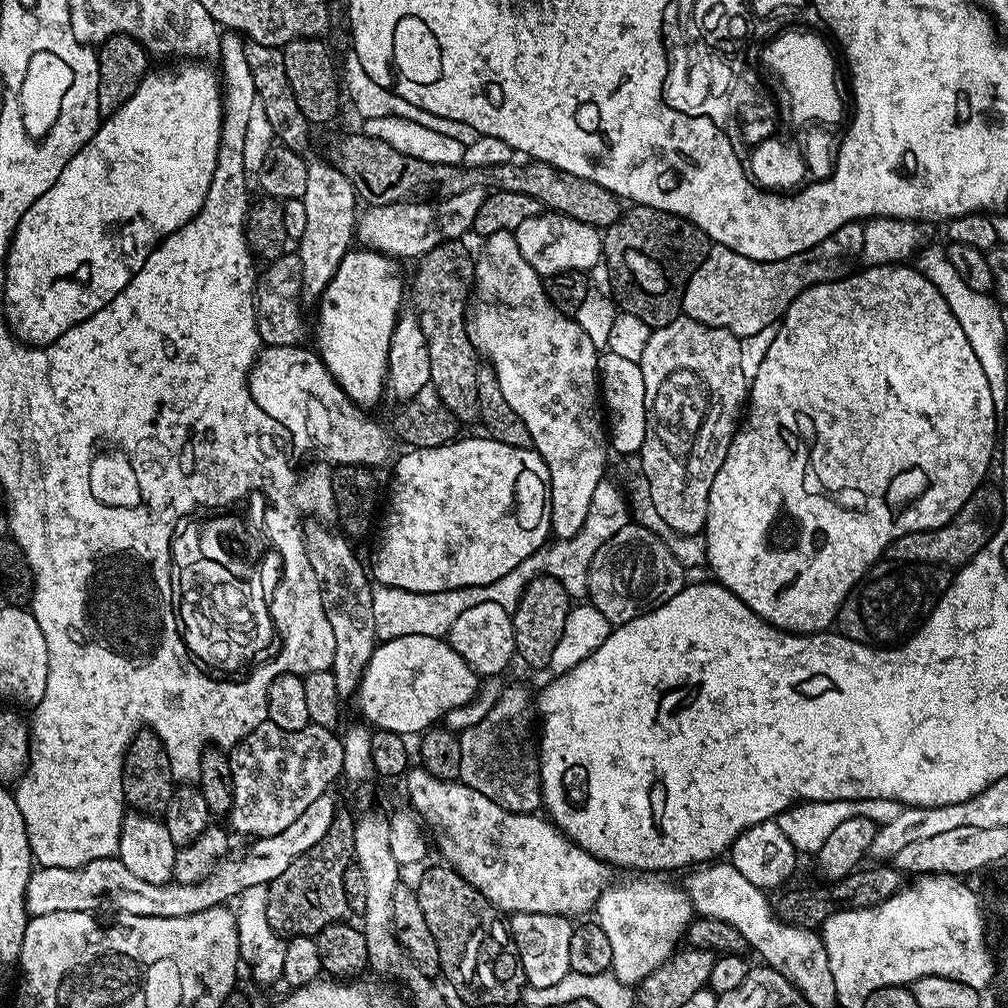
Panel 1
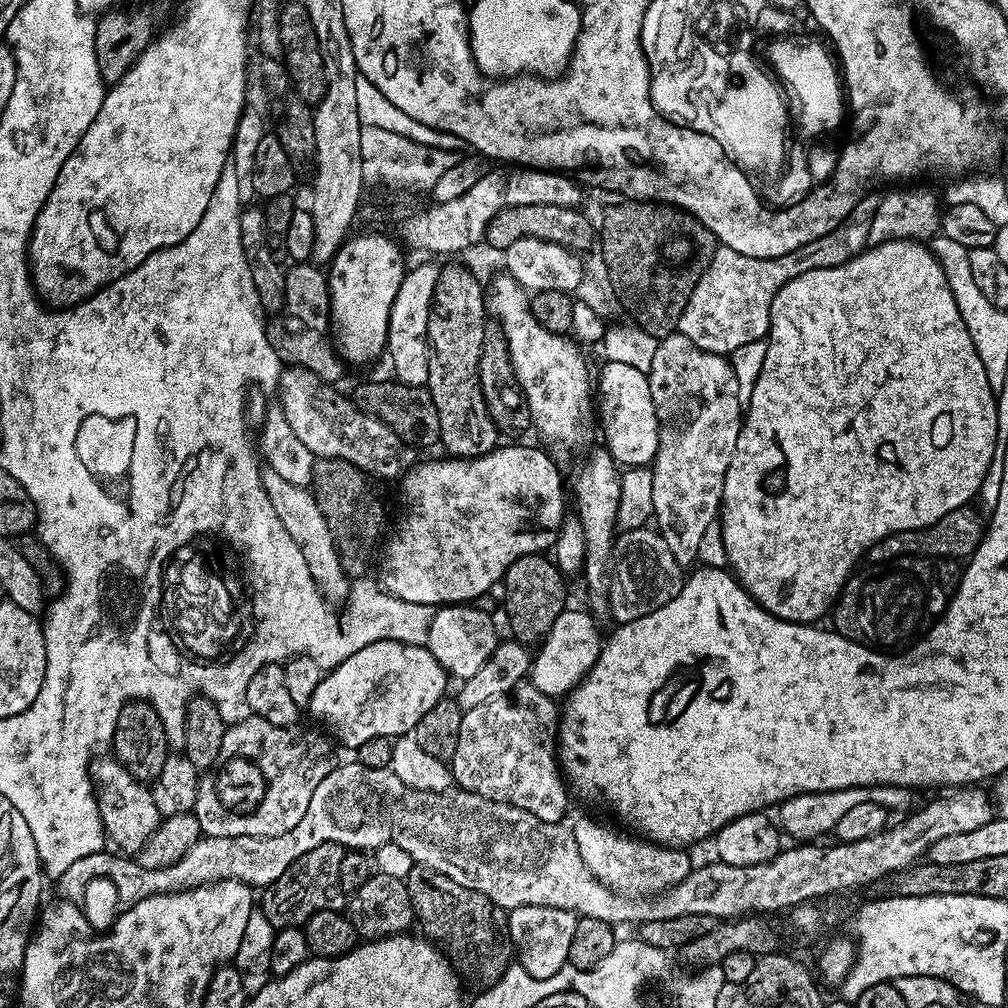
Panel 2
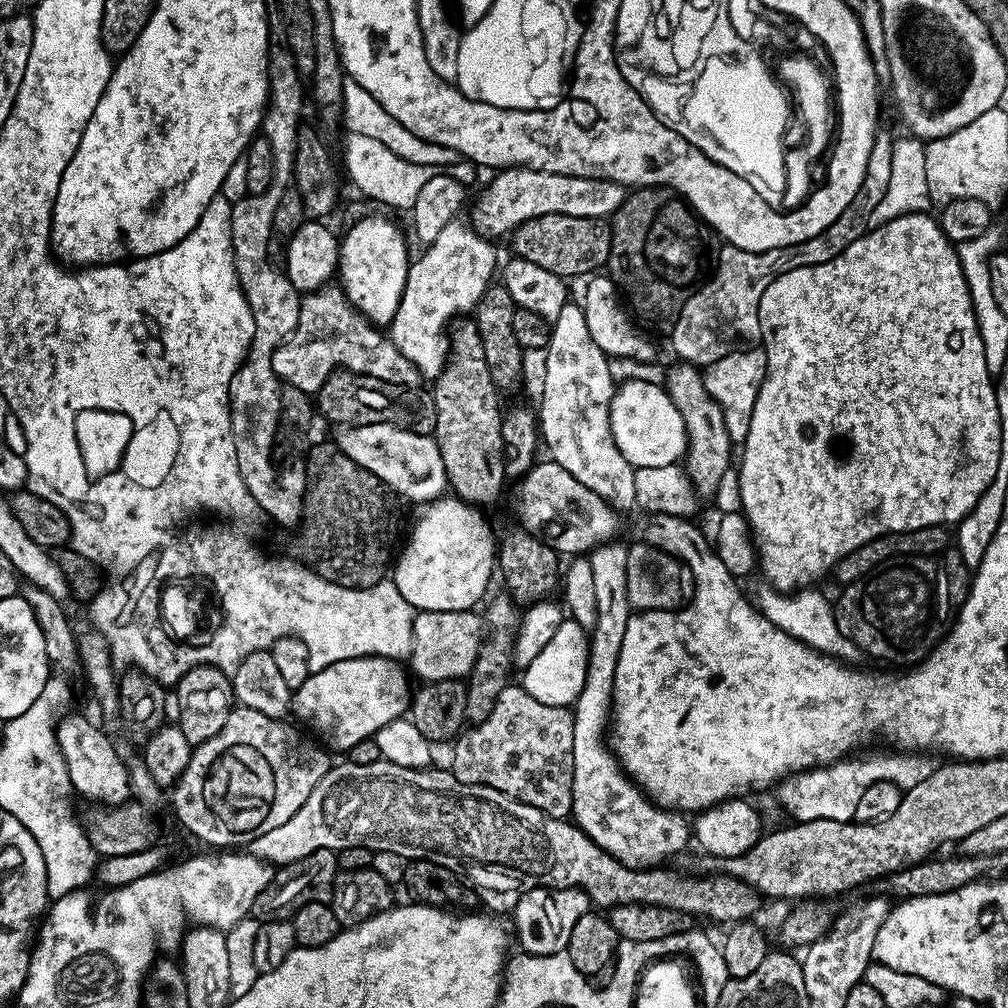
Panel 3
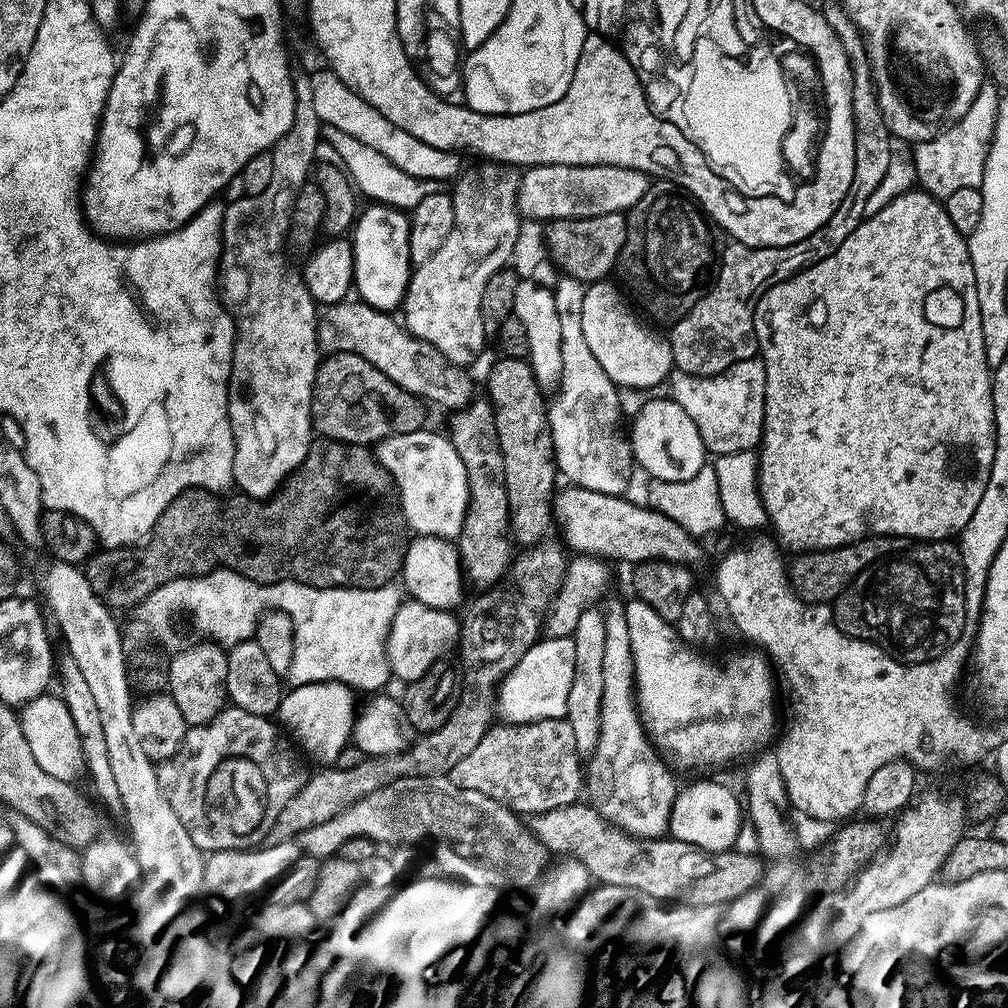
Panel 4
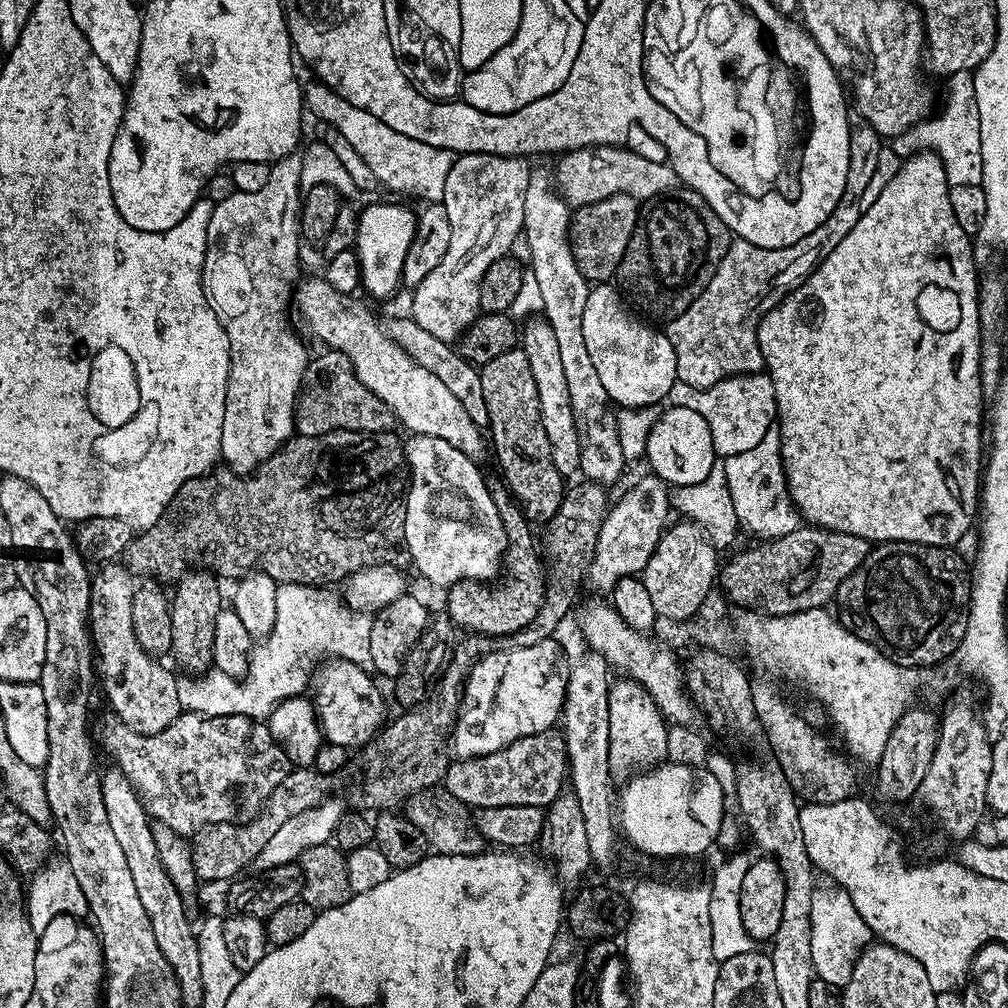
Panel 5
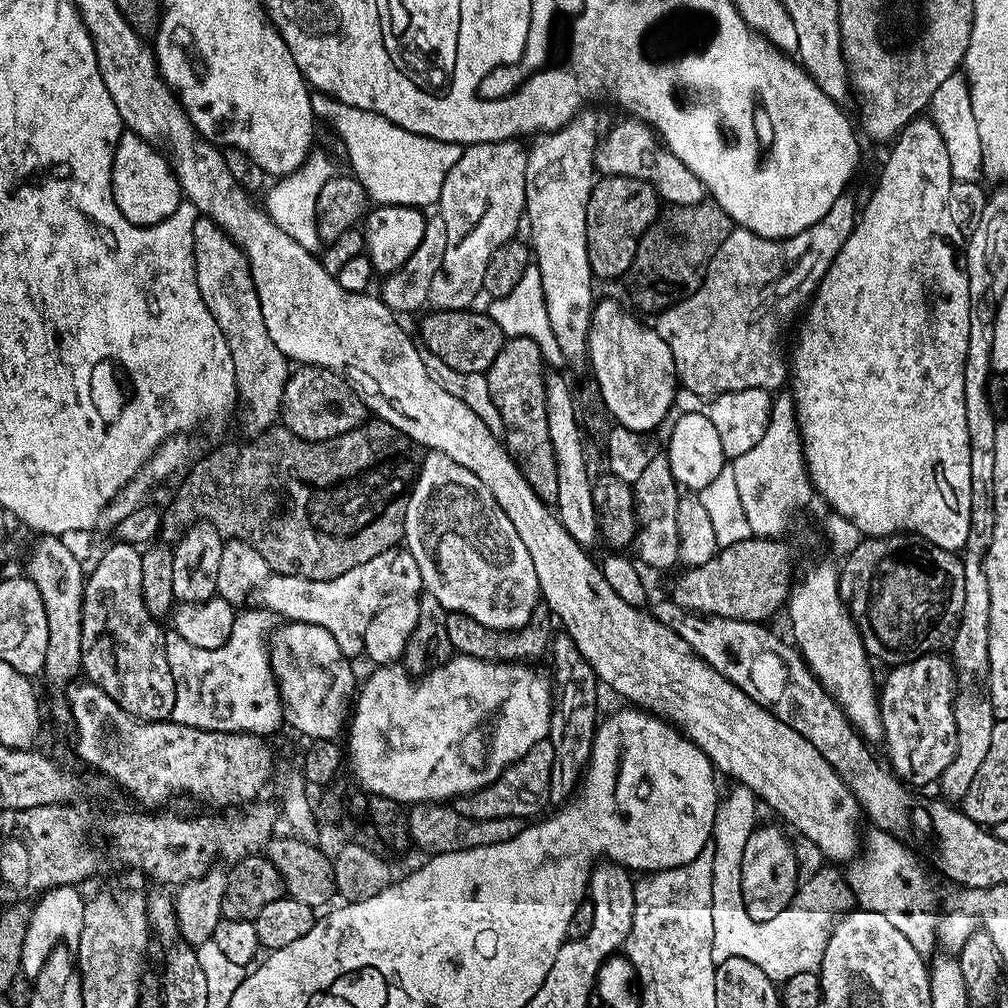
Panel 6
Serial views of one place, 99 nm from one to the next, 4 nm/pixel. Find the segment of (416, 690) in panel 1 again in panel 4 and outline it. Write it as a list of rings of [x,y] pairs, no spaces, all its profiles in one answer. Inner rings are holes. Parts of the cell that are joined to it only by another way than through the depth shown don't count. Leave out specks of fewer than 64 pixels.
[[[328,680],[324,683],[310,683],[306,685],[298,685],[296,687],[289,687],[287,691],[281,695],[280,706],[278,709],[278,717],[280,716],[279,723],[284,723],[283,731],[291,737],[295,743],[299,745],[301,749],[305,748],[310,755],[316,760],[321,760],[321,765],[331,765],[338,758],[339,751],[346,745],[346,729],[353,723],[354,720],[354,708],[344,701],[344,691],[346,691],[345,685],[337,683],[334,680]]]

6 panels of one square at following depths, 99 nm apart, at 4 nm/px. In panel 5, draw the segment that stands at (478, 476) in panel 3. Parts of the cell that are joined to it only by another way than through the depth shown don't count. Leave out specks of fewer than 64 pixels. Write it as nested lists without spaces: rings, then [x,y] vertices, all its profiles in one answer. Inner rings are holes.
[[[495,479],[488,480],[488,489],[494,498],[494,506],[498,506],[502,526],[508,535],[508,550],[504,553],[502,561],[502,576],[505,580],[497,588],[491,588],[494,586],[488,582],[460,580],[447,589],[446,613],[457,629],[465,628],[465,633],[493,638],[512,635],[515,637],[532,624],[540,613],[546,587],[546,568],[542,563],[537,541],[536,544],[532,541],[533,525],[514,503],[503,479]]]

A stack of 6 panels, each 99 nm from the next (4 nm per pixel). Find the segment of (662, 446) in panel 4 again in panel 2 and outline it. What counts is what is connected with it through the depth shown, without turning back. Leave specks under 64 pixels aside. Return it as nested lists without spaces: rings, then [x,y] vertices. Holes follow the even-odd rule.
[[[607,362],[603,365],[600,376],[598,372],[598,408],[608,412],[608,421],[604,424],[604,440],[606,451],[620,466],[648,466],[656,458],[658,438],[660,437],[660,419],[654,410],[654,402],[650,398],[648,378],[642,370],[634,370],[634,366],[626,366],[626,362]]]

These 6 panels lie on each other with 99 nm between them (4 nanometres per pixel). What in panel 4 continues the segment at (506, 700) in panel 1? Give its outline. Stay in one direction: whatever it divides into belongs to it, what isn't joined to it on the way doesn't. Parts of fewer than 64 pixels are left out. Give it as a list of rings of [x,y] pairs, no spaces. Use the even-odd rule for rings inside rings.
[[[567,718],[529,720],[507,726],[492,726],[488,732],[450,769],[451,779],[461,788],[478,790],[517,814],[539,814],[575,804],[582,796],[582,764],[578,759],[574,730]]]

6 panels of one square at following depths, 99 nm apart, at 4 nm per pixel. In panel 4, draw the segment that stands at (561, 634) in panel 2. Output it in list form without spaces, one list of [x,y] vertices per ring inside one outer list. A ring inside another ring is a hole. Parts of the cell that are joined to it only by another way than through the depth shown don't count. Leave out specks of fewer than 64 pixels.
[[[548,636],[529,643],[522,658],[500,680],[494,708],[501,721],[559,720],[568,715],[568,695],[574,682],[574,642],[571,636]]]

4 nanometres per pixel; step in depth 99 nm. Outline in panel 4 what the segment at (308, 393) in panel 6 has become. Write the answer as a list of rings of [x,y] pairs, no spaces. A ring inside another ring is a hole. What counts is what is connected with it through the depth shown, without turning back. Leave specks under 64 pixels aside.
[[[334,352],[325,355],[316,369],[316,381],[312,387],[312,426],[321,437],[340,440],[343,444],[375,445],[394,434],[419,432],[425,427],[428,412],[425,401],[402,390],[382,370],[378,370],[366,358],[349,352]]]

